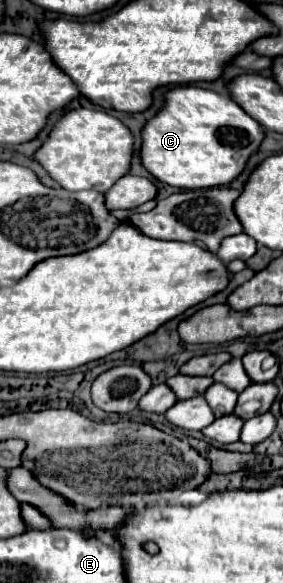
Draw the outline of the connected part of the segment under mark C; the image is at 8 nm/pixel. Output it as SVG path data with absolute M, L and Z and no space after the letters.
M176 87L166 93L164 109L142 131L142 163L160 181L182 189L210 189L232 183L266 137L264 127L252 119L232 97L202 87Z

